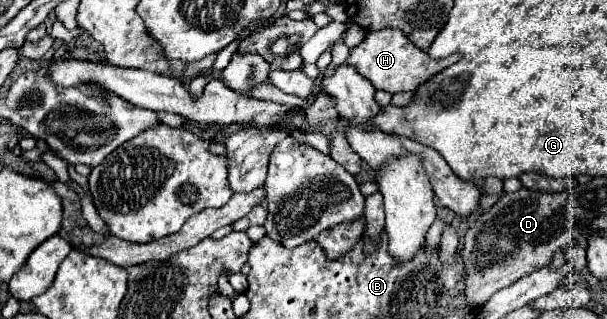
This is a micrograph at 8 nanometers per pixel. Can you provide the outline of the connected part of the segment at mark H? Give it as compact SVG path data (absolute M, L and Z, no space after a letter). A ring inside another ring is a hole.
M382 29L368 33L368 37L350 51L348 63L354 63L360 75L366 77L374 87L388 93L404 93L418 89L422 83L426 83L428 79L432 79L434 75L438 75L440 71L444 71L446 67L454 65L460 59L462 59L460 53L452 53L446 59L432 59L428 53L414 47L414 43L410 43L410 39L406 39L400 31Z

